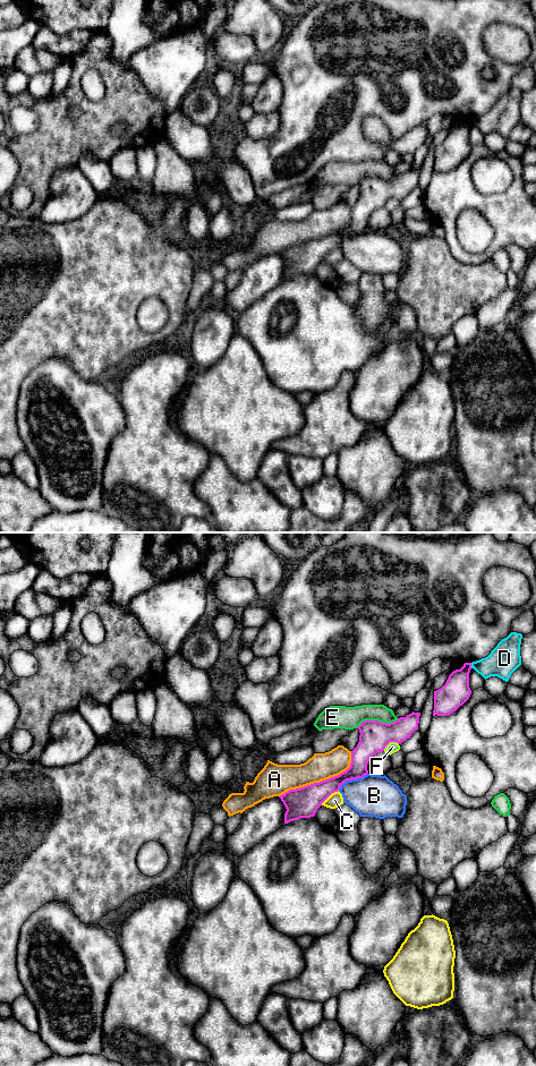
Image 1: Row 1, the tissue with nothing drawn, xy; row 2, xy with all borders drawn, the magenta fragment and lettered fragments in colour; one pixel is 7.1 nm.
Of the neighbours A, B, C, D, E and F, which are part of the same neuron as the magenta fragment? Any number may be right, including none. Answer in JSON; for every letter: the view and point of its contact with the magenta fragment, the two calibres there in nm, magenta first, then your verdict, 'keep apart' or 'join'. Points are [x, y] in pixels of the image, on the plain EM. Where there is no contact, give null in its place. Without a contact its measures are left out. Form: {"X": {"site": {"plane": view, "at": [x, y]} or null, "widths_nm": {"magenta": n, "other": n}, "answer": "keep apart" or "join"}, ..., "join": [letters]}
{"A": {"site": {"plane": "xy", "at": [322, 237]}, "widths_nm": {"magenta": 220, "other": 190}, "answer": "keep apart"}, "B": {"site": {"plane": "xy", "at": [351, 235]}, "widths_nm": {"magenta": 140, "other": 300}, "answer": "keep apart"}, "C": {"site": {"plane": "xy", "at": [329, 252]}, "widths_nm": {"magenta": 220, "other": 100}, "answer": "keep apart"}, "D": {"site": {"plane": "xy", "at": [470, 121]}, "widths_nm": {"magenta": 200, "other": 220}, "answer": "keep apart"}, "E": {"site": {"plane": "xy", "at": [376, 177]}, "widths_nm": {"magenta": 220, "other": 160}, "answer": "keep apart"}, "F": {"site": {"plane": "xy", "at": [390, 197]}, "widths_nm": {"magenta": 220, "other": 80}, "answer": "keep apart"}, "join": []}

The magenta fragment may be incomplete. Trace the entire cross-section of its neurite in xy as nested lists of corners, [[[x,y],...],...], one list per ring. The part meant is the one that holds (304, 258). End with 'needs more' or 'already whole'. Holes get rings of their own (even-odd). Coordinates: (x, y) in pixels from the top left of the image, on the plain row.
[[[411,169],[395,178],[386,180],[378,177],[365,177],[359,186],[359,198],[351,207],[350,223],[338,232],[300,245],[290,246],[279,254],[287,267],[284,280],[300,274],[314,273],[322,259],[341,241],[368,230],[367,220],[377,208],[383,208],[390,198],[401,199],[418,186],[420,169]]]; already whole

